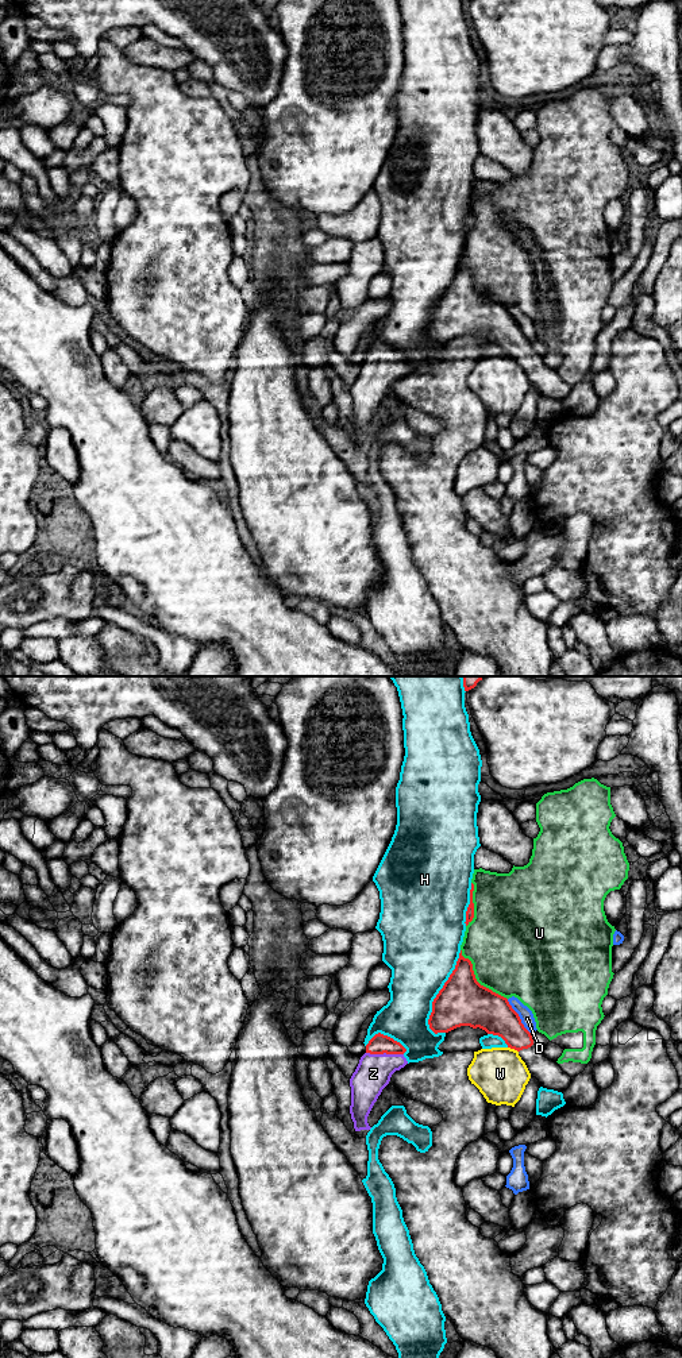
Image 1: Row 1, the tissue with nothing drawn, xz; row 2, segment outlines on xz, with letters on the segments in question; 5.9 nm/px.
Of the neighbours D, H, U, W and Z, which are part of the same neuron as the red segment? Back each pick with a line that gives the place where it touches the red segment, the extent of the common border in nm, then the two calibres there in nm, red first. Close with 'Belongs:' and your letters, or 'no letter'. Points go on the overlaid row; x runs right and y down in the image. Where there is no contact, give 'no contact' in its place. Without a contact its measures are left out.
Z: contact xz (385, 1052); length 220 nm; calibres 120 and 220 nm
Belongs: Z

